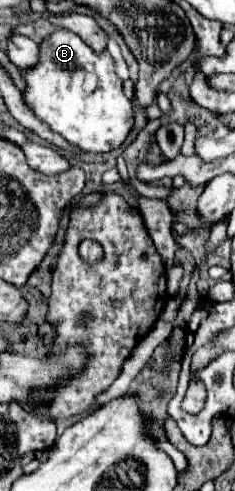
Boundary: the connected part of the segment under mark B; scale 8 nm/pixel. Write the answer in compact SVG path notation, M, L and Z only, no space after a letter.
M55 30L41 40L37 64L19 72L25 80L27 108L69 144L87 152L109 152L127 138L133 106L123 94L123 80L115 74L115 60L107 50L95 52L75 32Z

